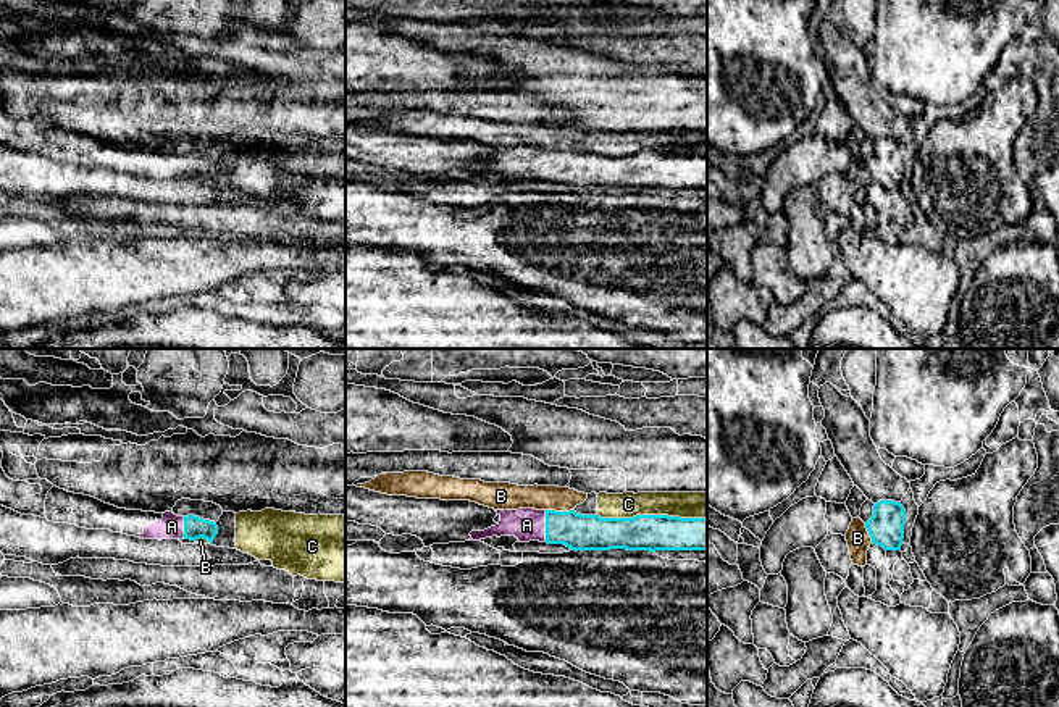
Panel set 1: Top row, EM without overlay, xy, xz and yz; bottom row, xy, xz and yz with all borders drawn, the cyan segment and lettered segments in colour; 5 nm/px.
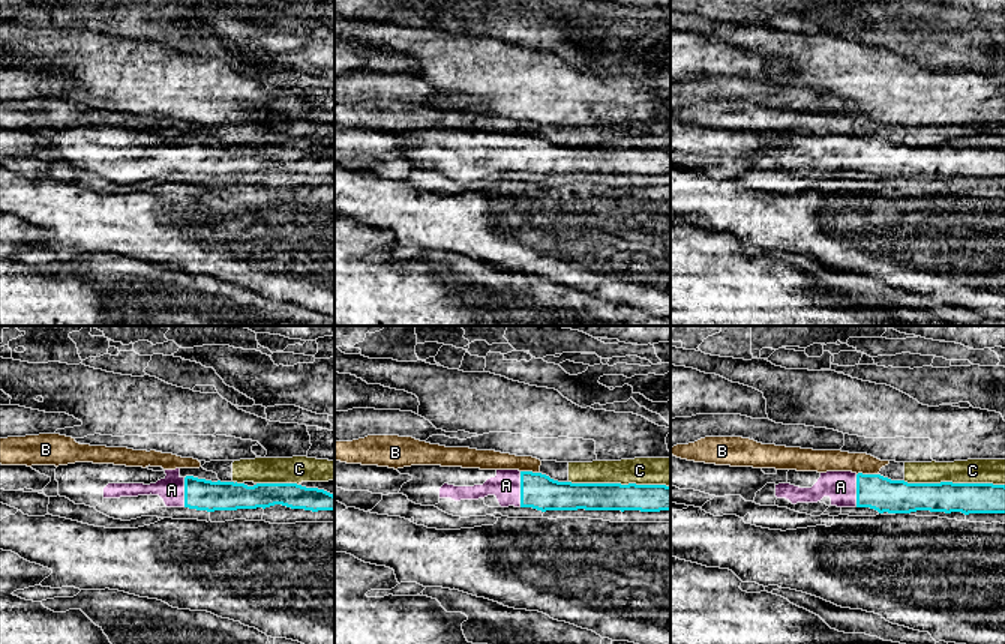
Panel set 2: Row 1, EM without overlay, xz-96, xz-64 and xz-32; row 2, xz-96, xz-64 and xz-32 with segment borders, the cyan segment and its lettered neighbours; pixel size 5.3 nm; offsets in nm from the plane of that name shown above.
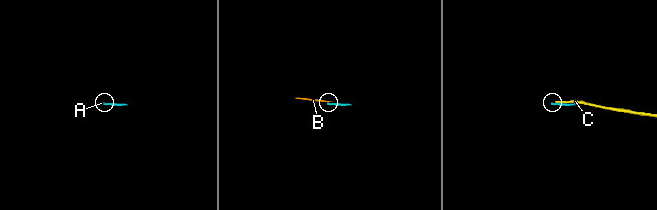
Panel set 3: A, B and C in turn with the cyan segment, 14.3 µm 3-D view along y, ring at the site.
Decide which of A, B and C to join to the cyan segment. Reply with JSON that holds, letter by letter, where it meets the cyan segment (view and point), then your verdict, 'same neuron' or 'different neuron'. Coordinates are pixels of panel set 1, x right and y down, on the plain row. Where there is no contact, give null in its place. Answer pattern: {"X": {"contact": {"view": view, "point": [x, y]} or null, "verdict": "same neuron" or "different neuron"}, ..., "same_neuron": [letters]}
{"A": {"contact": {"view": "xz", "point": [546, 163]}, "verdict": "same neuron"}, "B": {"contact": {"view": "xz", "point": [560, 150]}, "verdict": "different neuron"}, "C": {"contact": {"view": "xz", "point": [652, 154]}, "verdict": "different neuron"}, "same_neuron": ["A"]}

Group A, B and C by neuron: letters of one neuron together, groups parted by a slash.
A / B C

